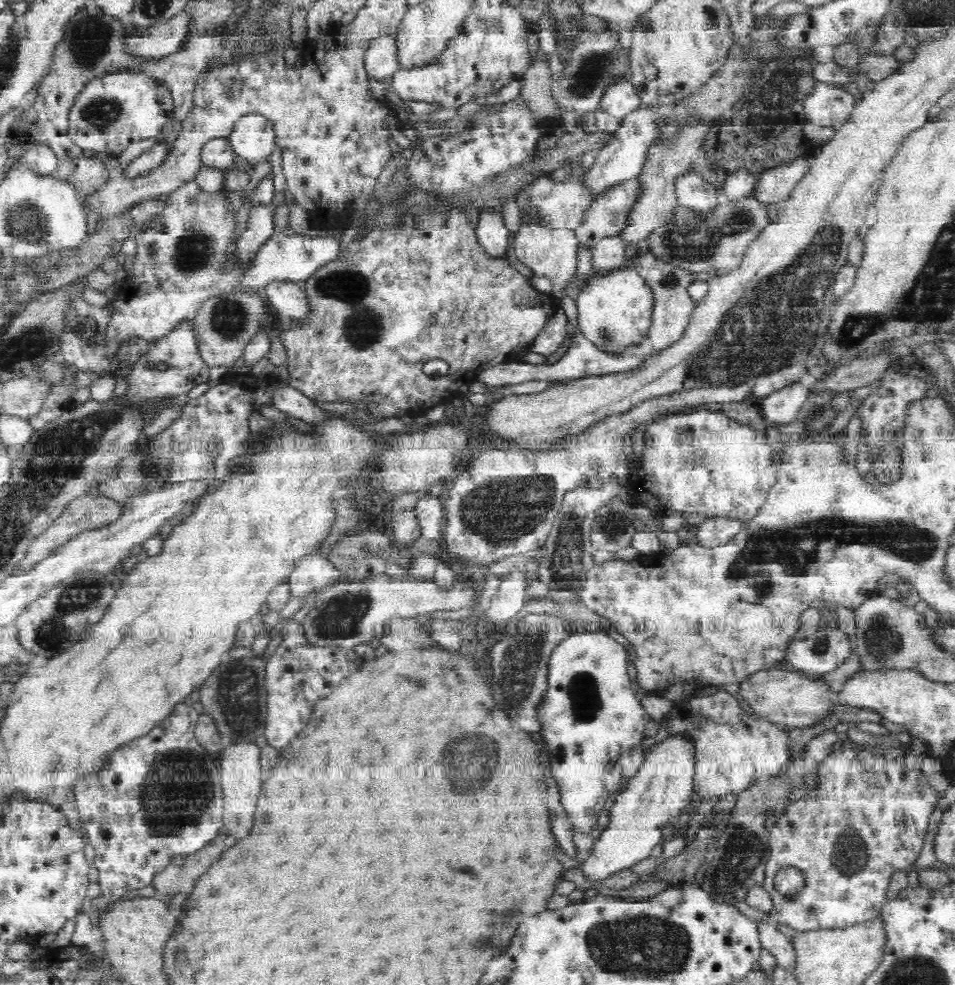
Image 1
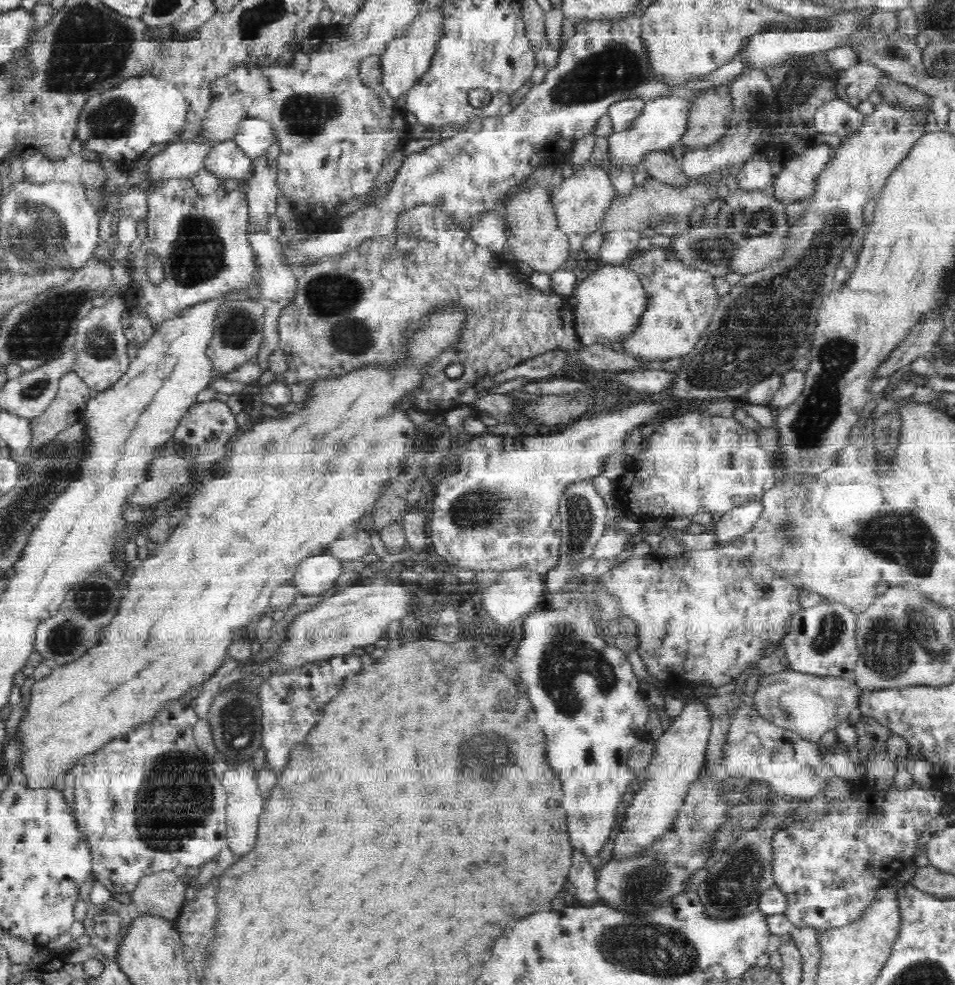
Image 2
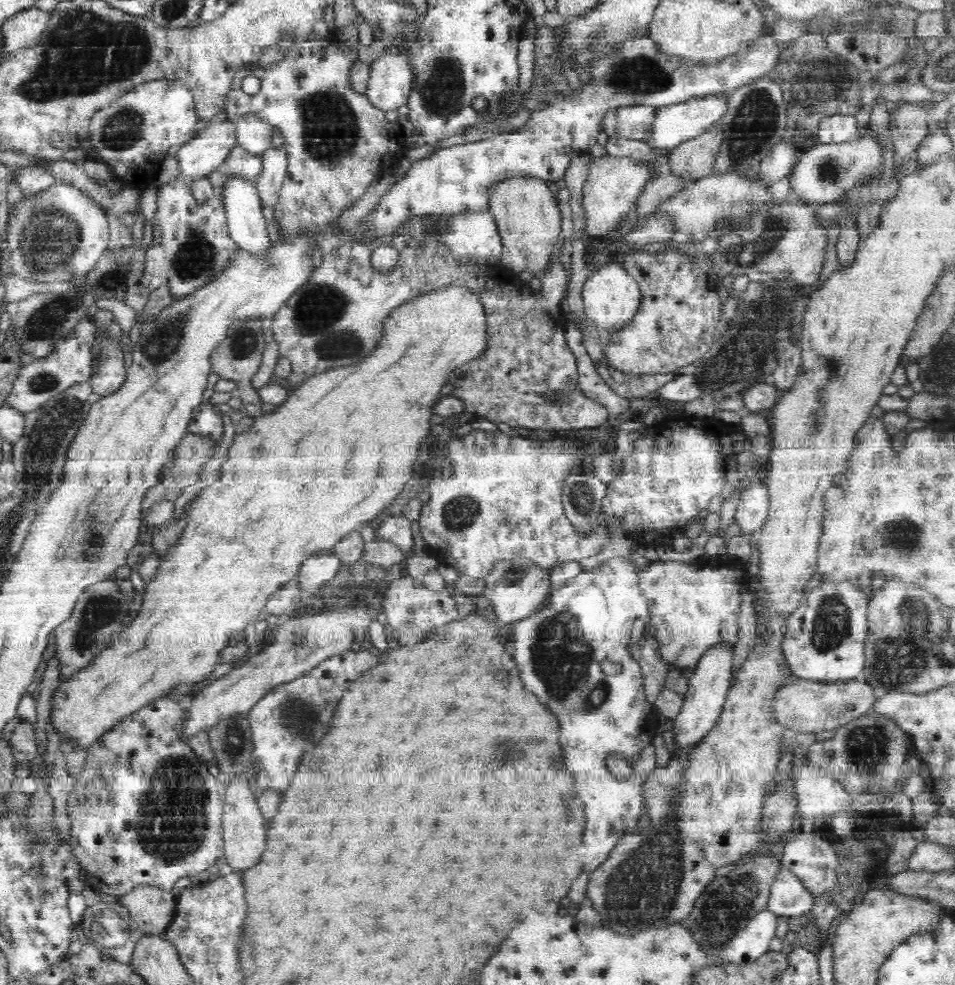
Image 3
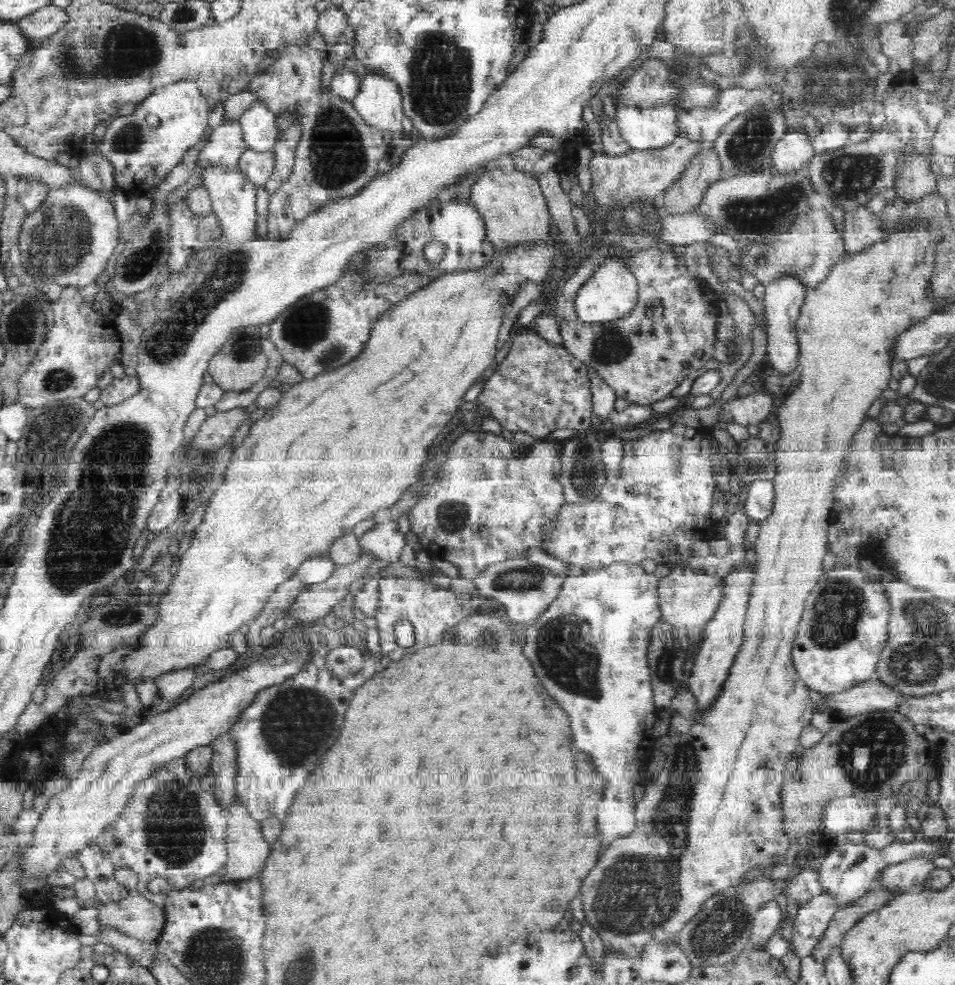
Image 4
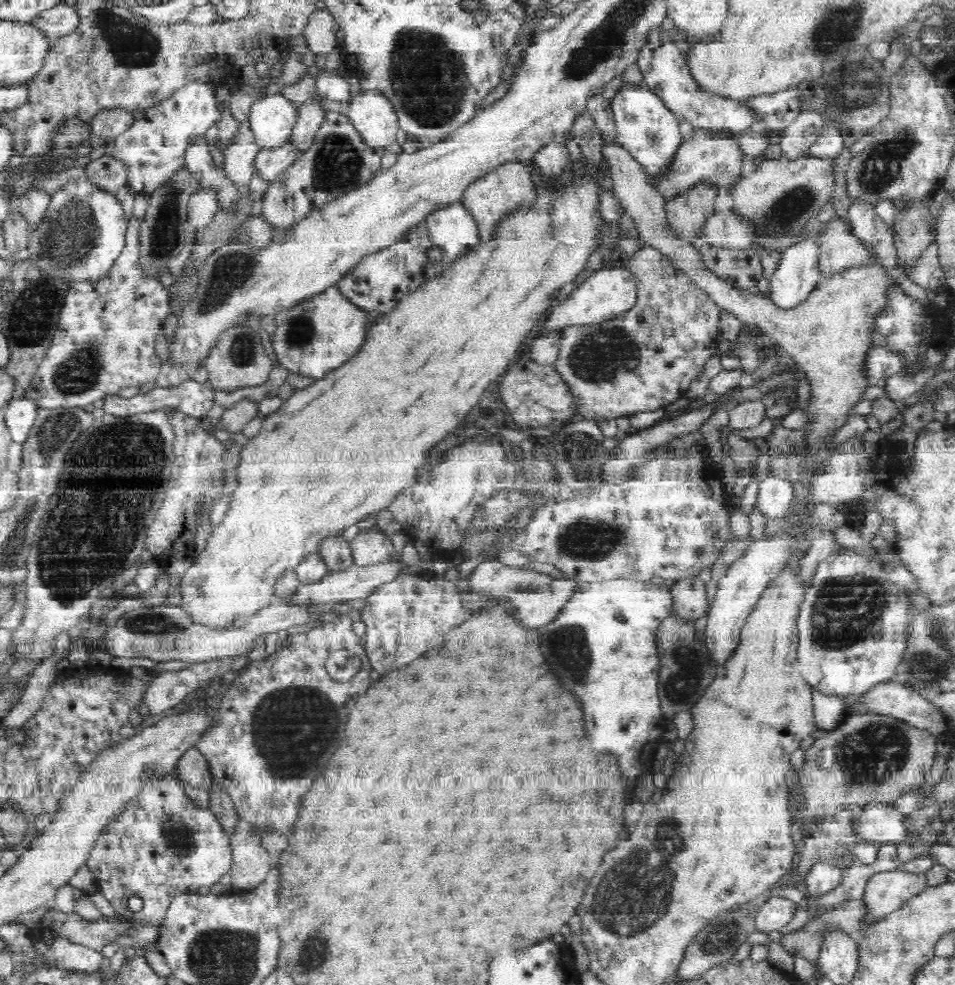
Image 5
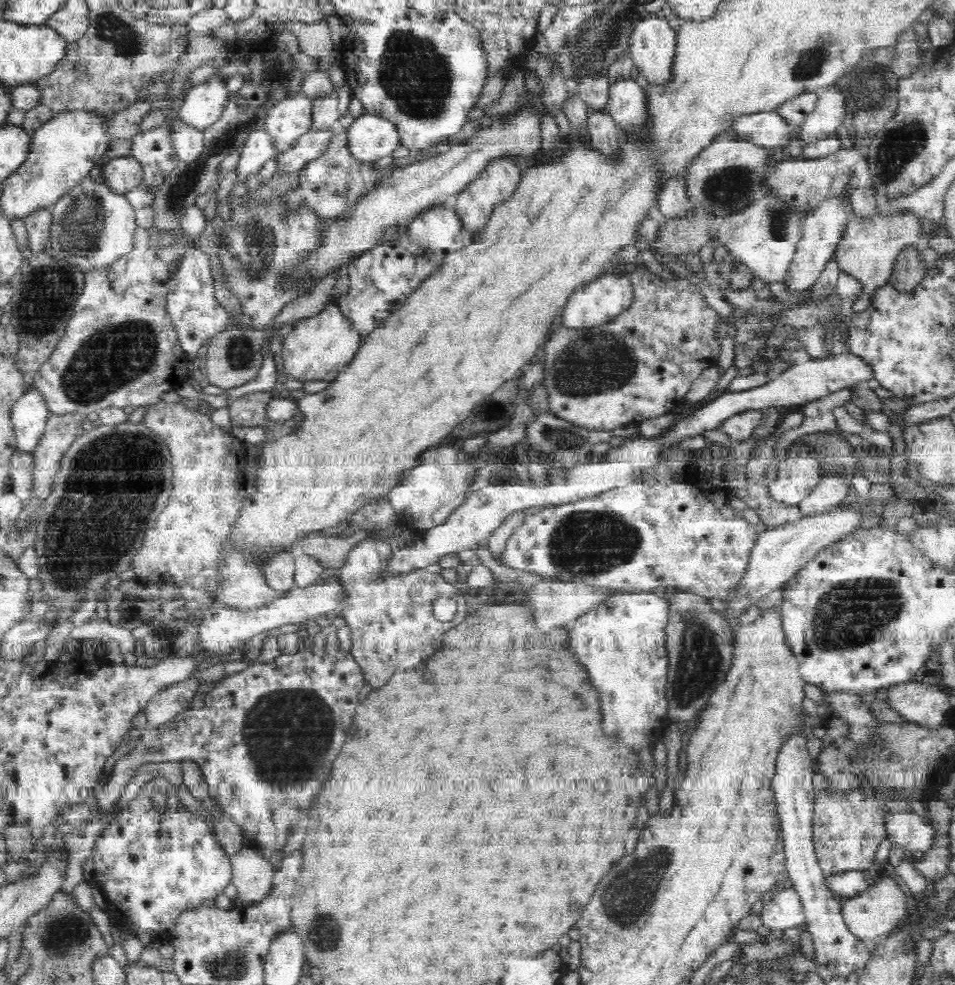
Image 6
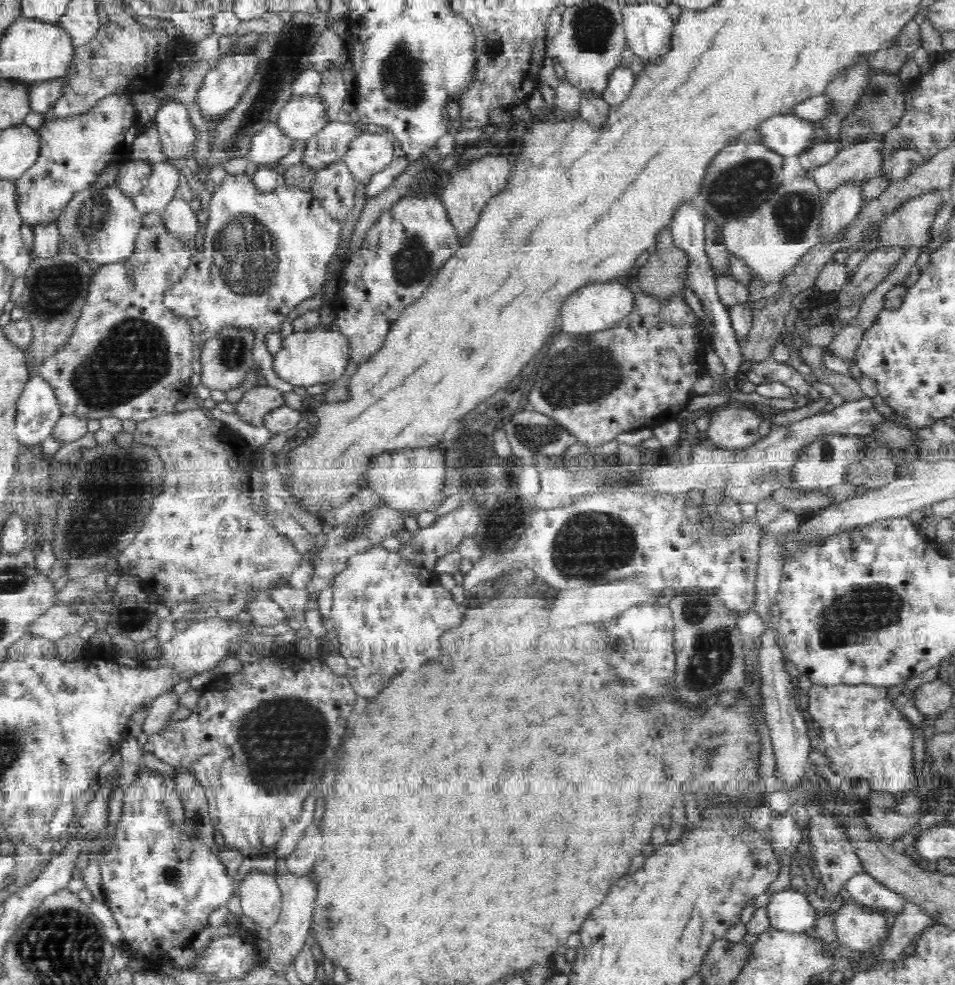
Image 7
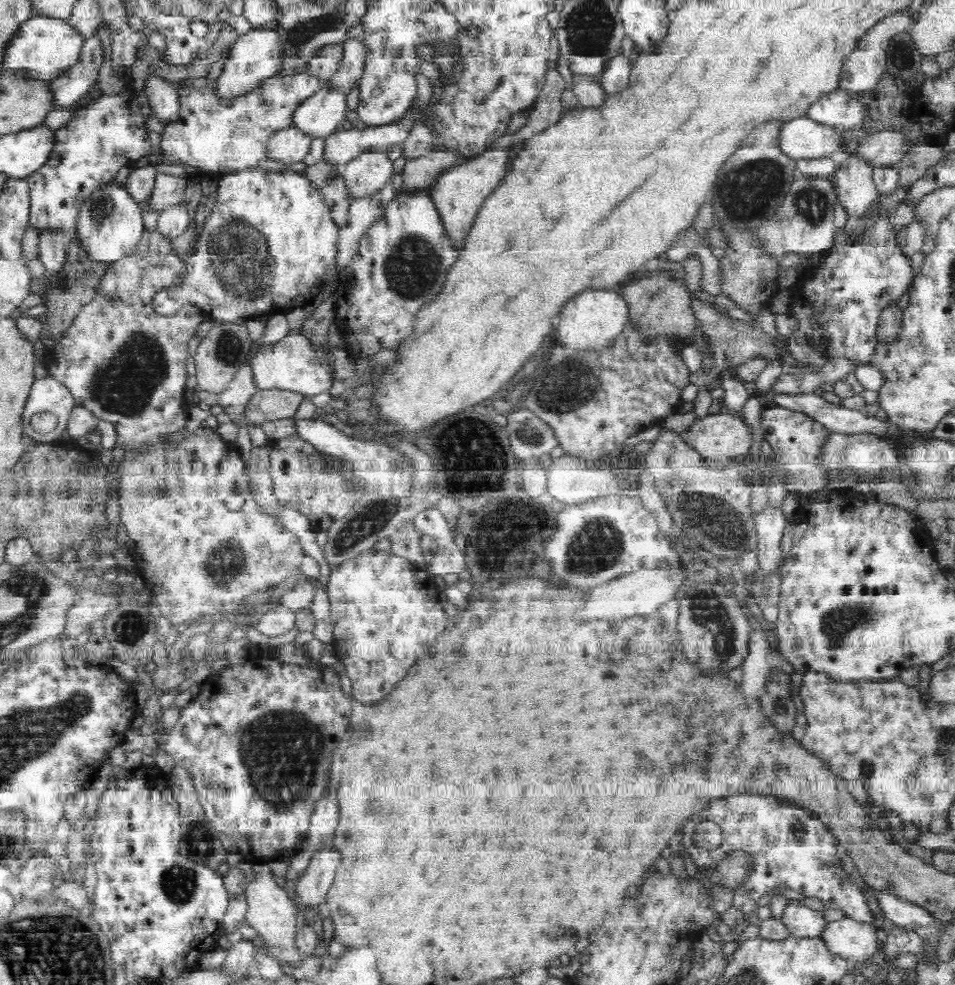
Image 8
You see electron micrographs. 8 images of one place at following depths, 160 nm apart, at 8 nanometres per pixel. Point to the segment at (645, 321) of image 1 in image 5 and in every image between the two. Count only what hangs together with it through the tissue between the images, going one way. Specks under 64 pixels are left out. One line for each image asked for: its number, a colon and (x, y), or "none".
2: (610, 303)
3: (611, 298)
4: (612, 292)
5: (608, 292)

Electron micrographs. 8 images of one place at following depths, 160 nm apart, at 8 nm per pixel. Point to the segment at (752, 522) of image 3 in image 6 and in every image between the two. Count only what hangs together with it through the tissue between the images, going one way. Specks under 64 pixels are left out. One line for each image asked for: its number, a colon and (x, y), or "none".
4: (757, 502)
5: (774, 495)
6: (800, 471)

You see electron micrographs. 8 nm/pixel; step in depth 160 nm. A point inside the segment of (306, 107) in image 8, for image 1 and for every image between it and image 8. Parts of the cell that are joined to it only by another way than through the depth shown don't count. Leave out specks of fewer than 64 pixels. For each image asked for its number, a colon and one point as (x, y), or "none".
1: (252, 137)
2: (254, 136)
3: (253, 134)
4: (258, 126)
5: (270, 119)
6: (288, 119)
7: (301, 117)

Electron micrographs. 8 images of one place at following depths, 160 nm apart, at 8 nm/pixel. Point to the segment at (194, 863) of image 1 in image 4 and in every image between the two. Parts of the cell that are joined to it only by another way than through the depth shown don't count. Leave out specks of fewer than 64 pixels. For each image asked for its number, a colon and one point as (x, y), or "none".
2: (163, 893)
3: (153, 908)
4: (136, 915)

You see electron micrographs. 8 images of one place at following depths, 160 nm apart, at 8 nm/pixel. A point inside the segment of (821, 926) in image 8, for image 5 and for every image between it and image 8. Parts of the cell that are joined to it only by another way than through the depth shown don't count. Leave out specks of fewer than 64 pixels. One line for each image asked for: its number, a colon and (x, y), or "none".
5: (776, 912)
6: (783, 909)
7: (789, 910)

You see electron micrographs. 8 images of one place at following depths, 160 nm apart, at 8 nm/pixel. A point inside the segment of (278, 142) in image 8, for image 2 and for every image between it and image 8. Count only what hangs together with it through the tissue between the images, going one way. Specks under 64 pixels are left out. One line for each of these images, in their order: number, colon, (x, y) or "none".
2: (180, 159)
3: (205, 152)
4: (223, 149)
5: (238, 157)
6: (257, 150)
7: (269, 145)

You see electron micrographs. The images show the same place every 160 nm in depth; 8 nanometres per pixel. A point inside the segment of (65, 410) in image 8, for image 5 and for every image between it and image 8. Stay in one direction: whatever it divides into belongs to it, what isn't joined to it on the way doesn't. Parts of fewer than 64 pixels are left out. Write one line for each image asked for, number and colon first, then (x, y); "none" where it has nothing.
5: (21, 413)
6: (29, 415)
7: (38, 410)

